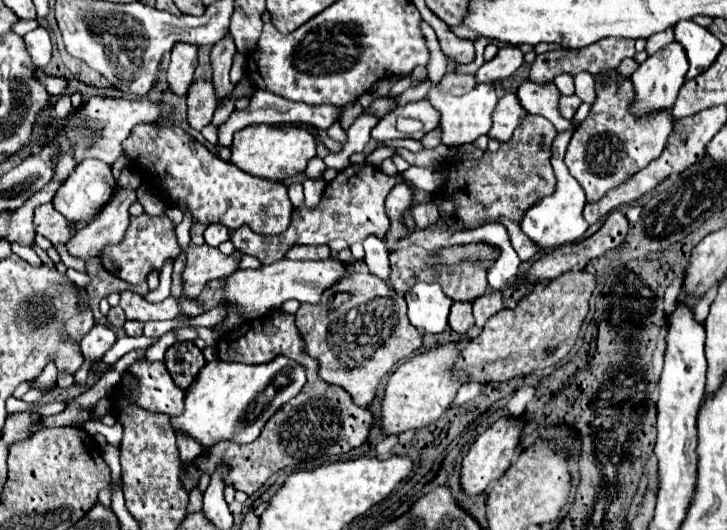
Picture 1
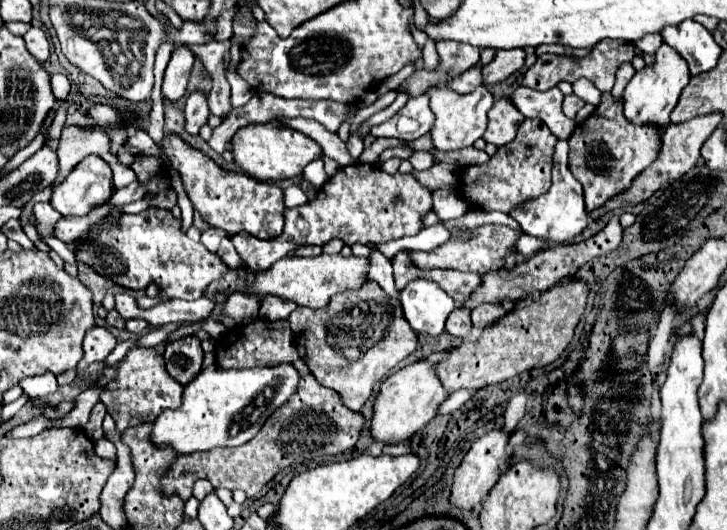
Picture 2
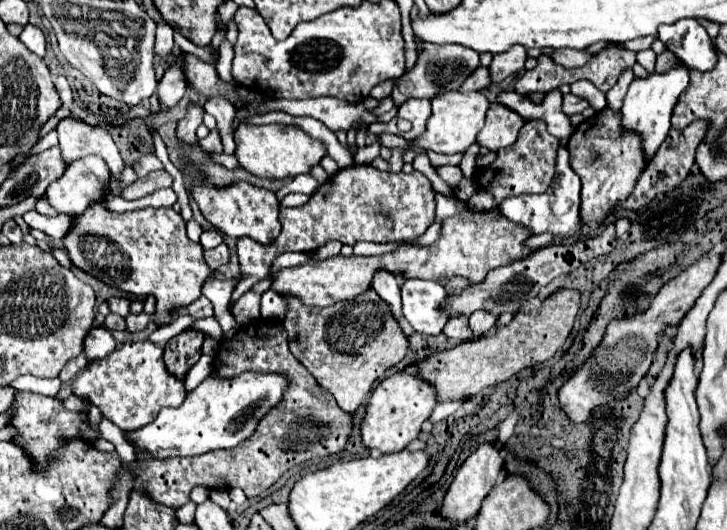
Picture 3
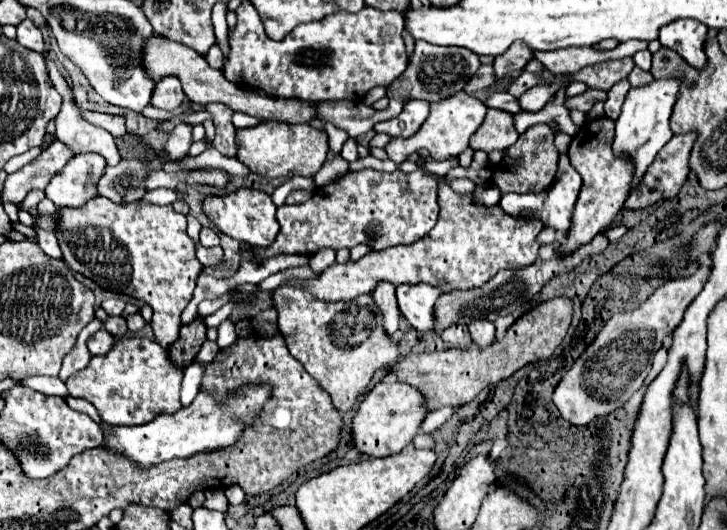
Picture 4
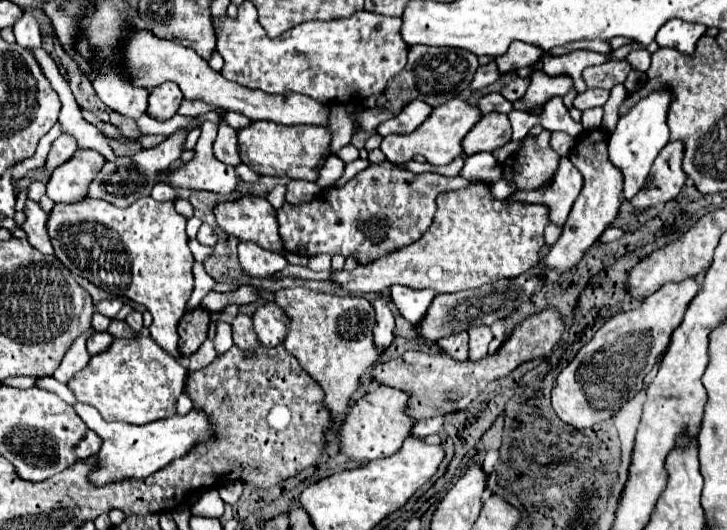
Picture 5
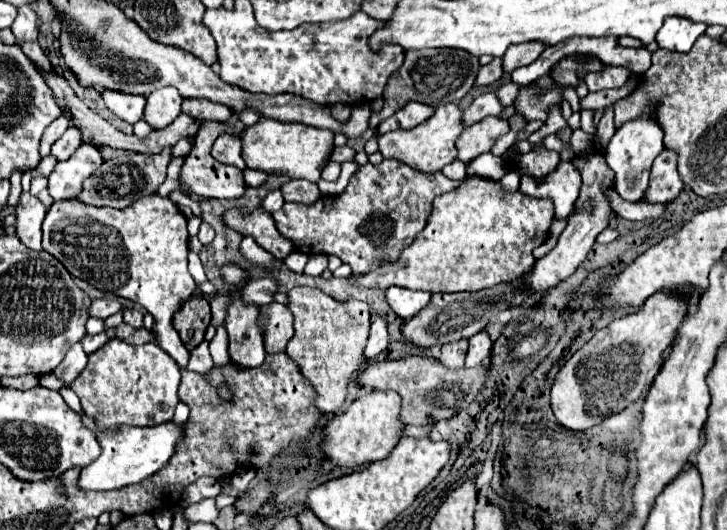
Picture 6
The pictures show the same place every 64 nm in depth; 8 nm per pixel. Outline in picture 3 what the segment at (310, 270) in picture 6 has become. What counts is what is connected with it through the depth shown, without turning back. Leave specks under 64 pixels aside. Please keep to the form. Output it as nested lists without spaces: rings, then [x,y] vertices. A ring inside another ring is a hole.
[[[328,242],[328,244],[324,244],[318,252],[314,252],[314,260],[326,260],[326,256],[338,256],[340,254],[340,244],[338,242]]]

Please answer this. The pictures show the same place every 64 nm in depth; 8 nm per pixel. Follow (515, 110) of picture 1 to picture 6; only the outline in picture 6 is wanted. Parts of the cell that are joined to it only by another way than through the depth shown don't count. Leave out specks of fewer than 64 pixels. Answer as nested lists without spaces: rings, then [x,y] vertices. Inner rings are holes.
[[[488,116],[468,128],[456,138],[456,148],[458,148],[458,160],[468,164],[474,158],[478,158],[484,152],[490,152],[494,142],[510,130],[506,120],[500,120],[496,116]]]

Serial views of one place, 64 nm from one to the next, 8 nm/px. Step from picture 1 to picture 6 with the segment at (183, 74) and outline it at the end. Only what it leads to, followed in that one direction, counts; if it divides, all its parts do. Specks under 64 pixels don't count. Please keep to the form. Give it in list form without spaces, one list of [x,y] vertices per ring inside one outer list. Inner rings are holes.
[[[176,88],[156,90],[146,98],[144,120],[152,126],[152,130],[162,130],[180,114],[180,106],[182,96]]]

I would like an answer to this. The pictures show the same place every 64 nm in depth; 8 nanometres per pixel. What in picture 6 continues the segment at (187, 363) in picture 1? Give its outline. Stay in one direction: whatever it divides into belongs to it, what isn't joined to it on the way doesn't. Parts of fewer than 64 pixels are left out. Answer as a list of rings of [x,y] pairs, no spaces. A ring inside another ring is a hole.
[[[190,296],[184,302],[184,308],[176,312],[172,326],[180,334],[188,350],[196,348],[204,340],[204,332],[210,324],[210,306],[204,296]]]

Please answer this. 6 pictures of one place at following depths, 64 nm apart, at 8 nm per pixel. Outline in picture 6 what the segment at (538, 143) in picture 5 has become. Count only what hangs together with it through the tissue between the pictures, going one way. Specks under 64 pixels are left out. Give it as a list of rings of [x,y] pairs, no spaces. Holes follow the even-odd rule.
[[[538,146],[536,150],[532,150],[528,154],[522,154],[520,162],[516,162],[516,168],[522,170],[522,174],[542,178],[544,174],[552,172],[552,168],[556,168],[558,162],[560,162],[558,152],[550,152],[550,150],[544,150],[542,146]]]

